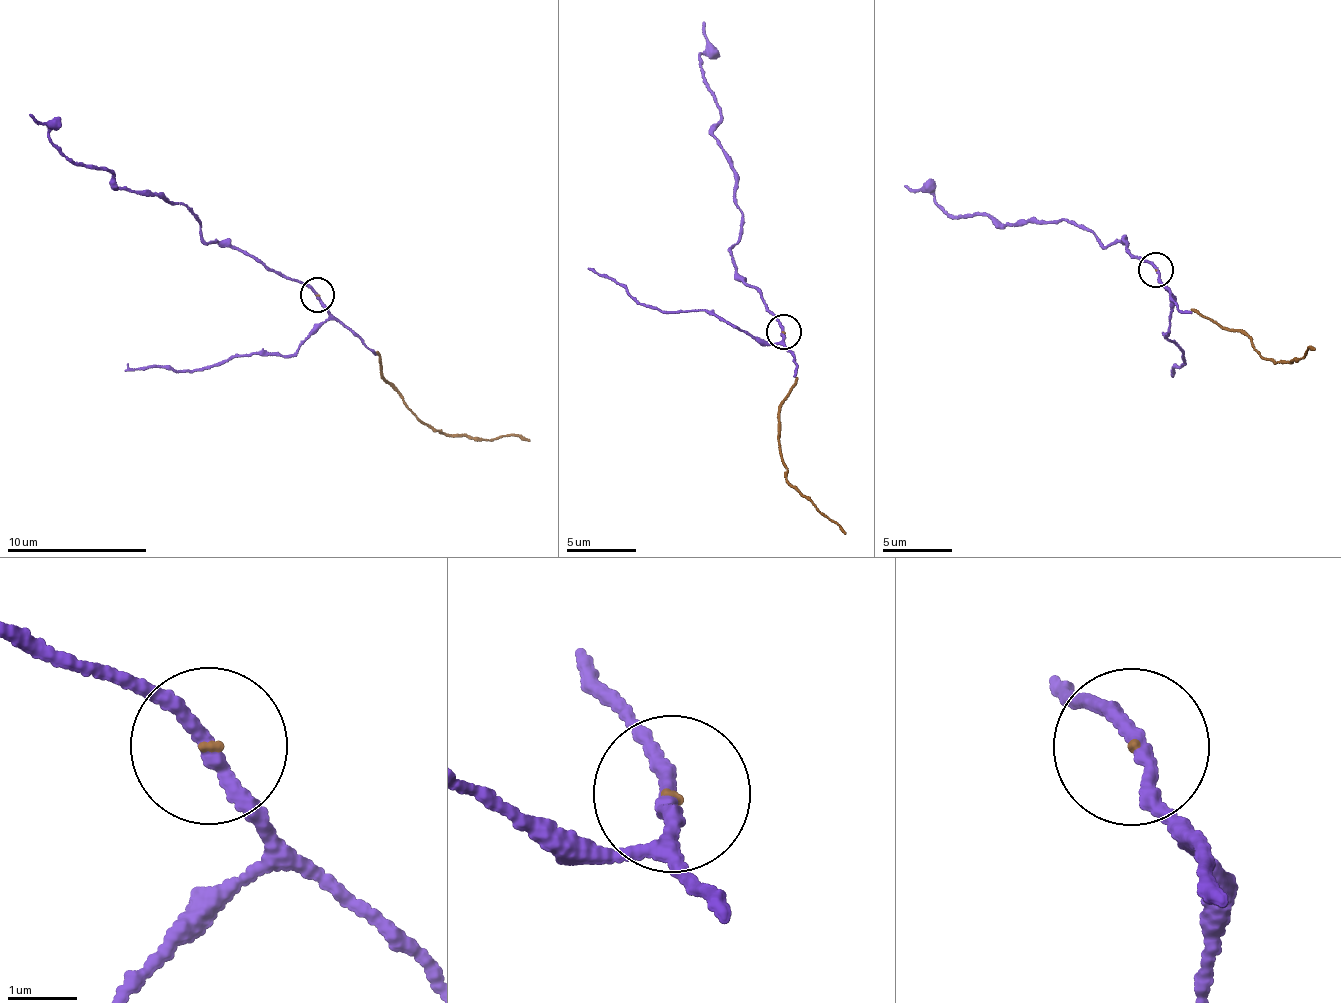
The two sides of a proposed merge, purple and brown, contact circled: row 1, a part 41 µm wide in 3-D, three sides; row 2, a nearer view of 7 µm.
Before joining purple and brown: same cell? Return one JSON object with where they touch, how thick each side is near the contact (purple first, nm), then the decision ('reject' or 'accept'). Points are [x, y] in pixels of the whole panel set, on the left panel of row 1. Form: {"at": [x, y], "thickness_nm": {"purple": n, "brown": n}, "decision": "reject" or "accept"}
{"at": [317, 295], "thickness_nm": {"purple": 190, "brown": 40}, "decision": "accept"}

